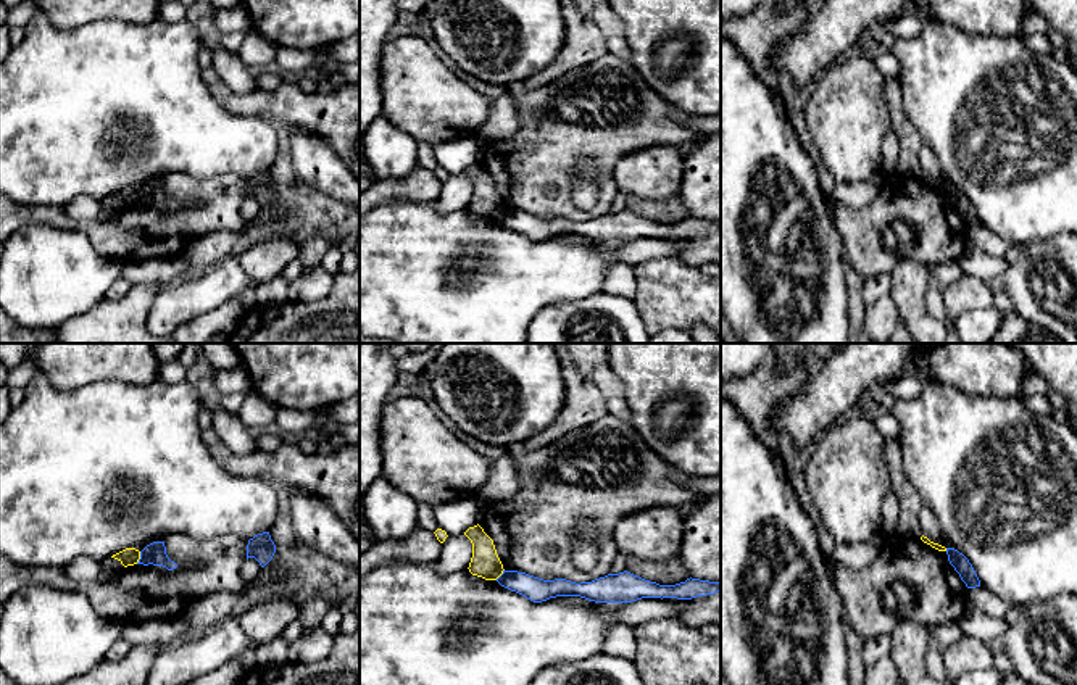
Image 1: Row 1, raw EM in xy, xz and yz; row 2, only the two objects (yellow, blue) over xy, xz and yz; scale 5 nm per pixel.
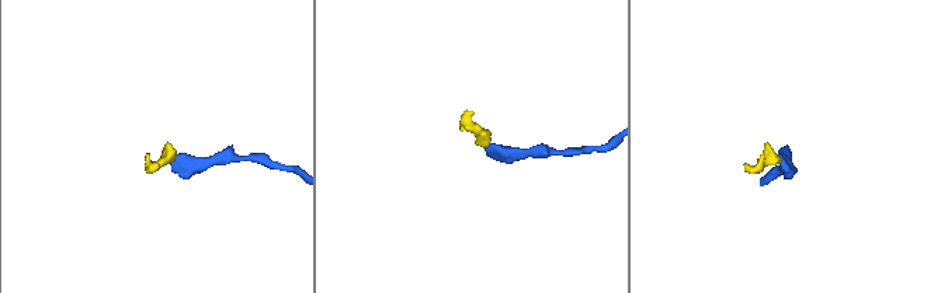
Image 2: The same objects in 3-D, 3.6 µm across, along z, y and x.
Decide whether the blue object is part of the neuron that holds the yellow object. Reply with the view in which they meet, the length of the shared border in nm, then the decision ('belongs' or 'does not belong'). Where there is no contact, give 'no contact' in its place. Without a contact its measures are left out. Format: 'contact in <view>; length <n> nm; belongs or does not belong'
contact in xy; length 70 nm; does not belong

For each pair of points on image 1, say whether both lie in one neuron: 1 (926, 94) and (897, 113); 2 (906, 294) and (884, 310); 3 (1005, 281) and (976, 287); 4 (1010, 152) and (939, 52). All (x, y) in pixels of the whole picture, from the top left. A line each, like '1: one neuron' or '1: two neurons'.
1: two neurons
2: two neurons
3: two neurons
4: one neuron

